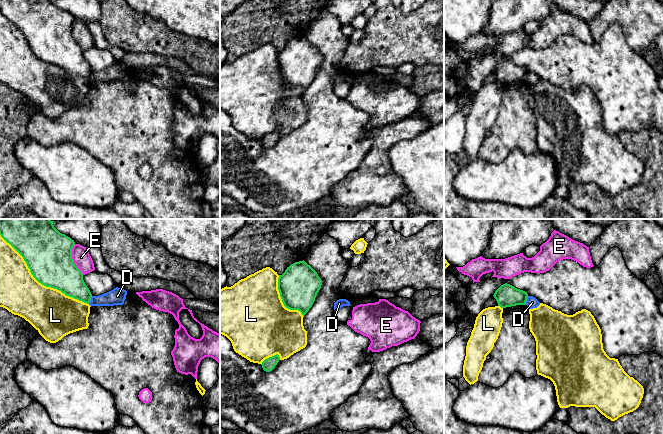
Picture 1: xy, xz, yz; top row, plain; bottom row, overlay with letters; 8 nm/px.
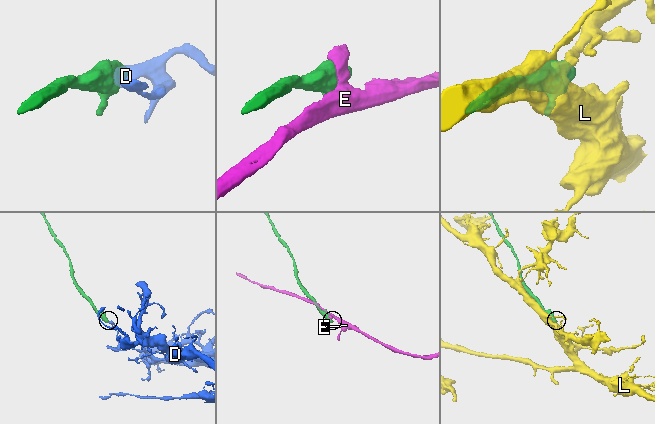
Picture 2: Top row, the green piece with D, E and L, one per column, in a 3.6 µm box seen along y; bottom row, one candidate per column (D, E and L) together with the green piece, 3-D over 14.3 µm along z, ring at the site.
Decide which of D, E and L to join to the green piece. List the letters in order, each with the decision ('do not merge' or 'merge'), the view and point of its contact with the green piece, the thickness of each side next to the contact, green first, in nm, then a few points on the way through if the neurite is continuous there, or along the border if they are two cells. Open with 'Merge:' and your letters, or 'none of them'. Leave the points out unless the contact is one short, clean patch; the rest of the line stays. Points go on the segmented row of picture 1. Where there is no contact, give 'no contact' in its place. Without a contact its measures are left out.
Merge: none of them
D: do not merge | yz (526, 300) | 180/90 nm | along yz (528, 296), (525, 304)
E: do not merge | xy (72, 259) | 380/140 nm
L: do not merge | xy (40, 282) | 380/360 nm

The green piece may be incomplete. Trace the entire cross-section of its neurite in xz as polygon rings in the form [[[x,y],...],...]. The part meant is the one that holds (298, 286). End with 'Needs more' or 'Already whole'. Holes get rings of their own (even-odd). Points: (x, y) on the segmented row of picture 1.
[[[304,260],[291,264],[278,278],[278,290],[284,306],[290,310],[298,310],[304,316],[312,307],[322,280],[317,272]]]. Already whole

